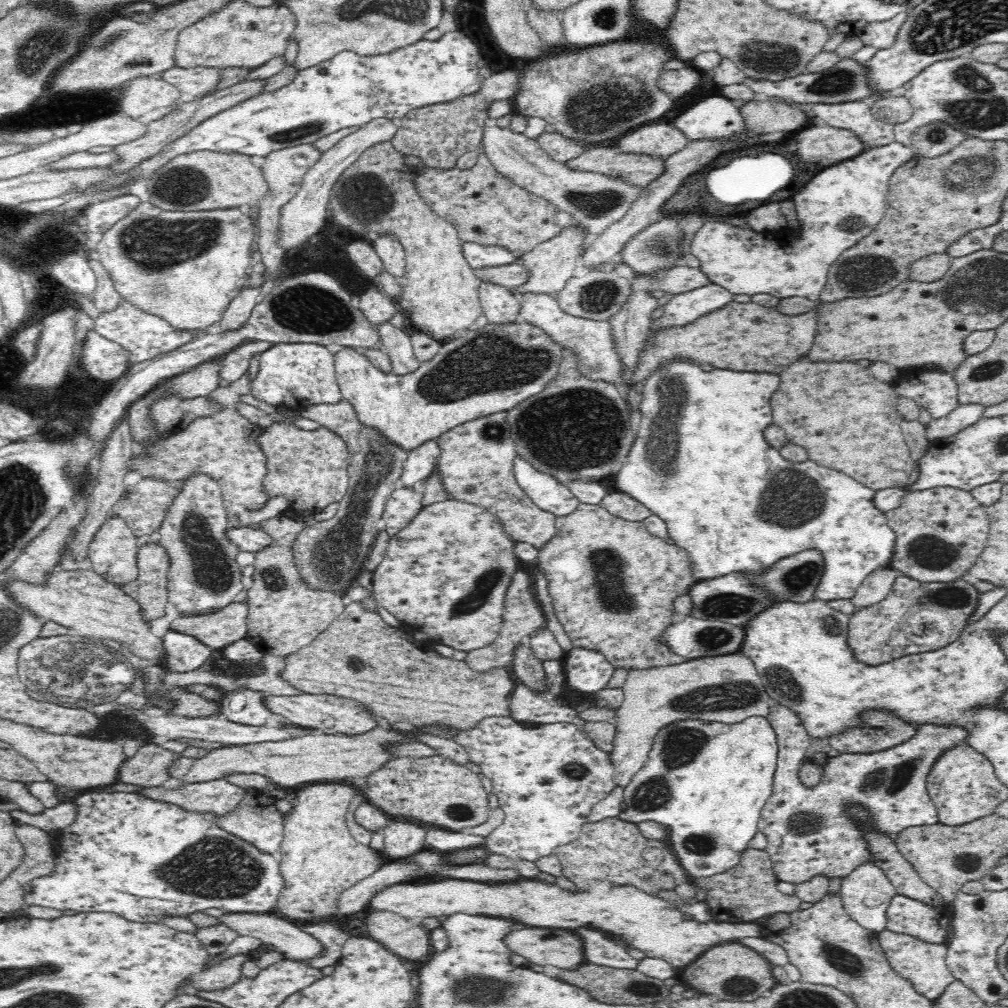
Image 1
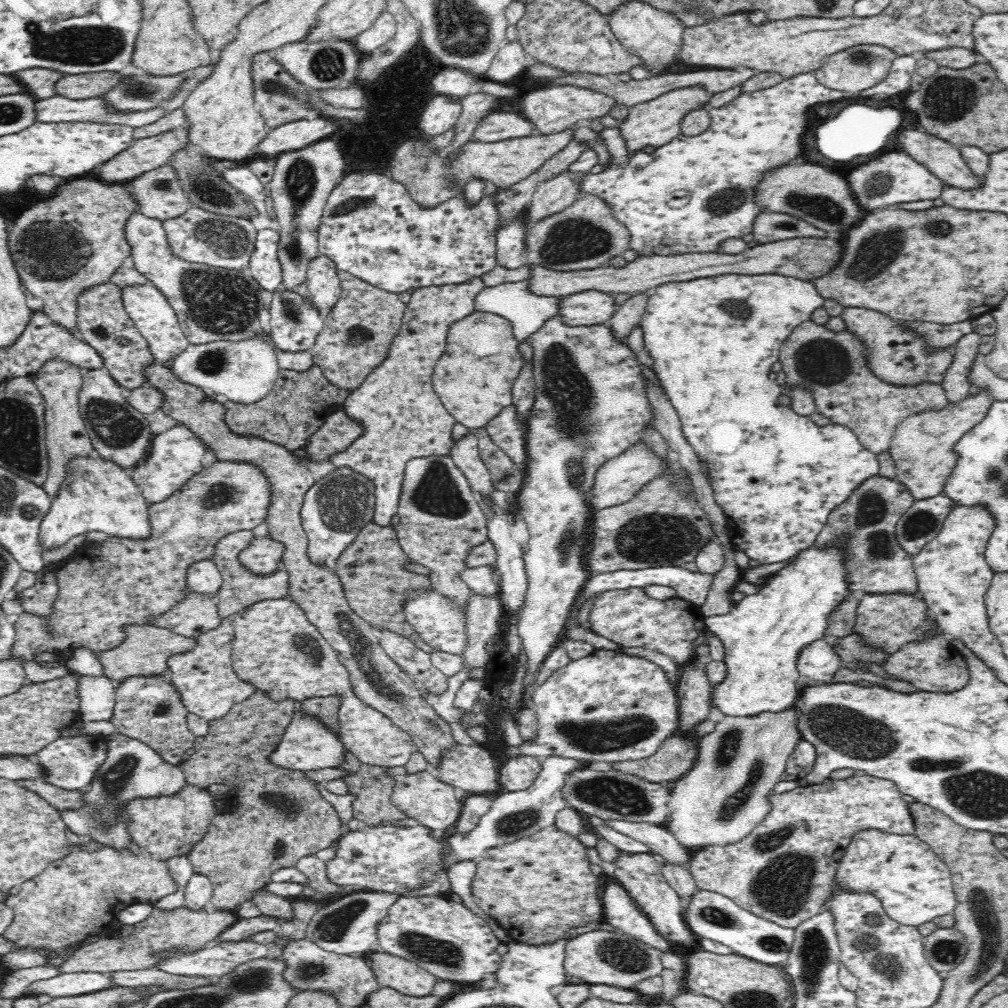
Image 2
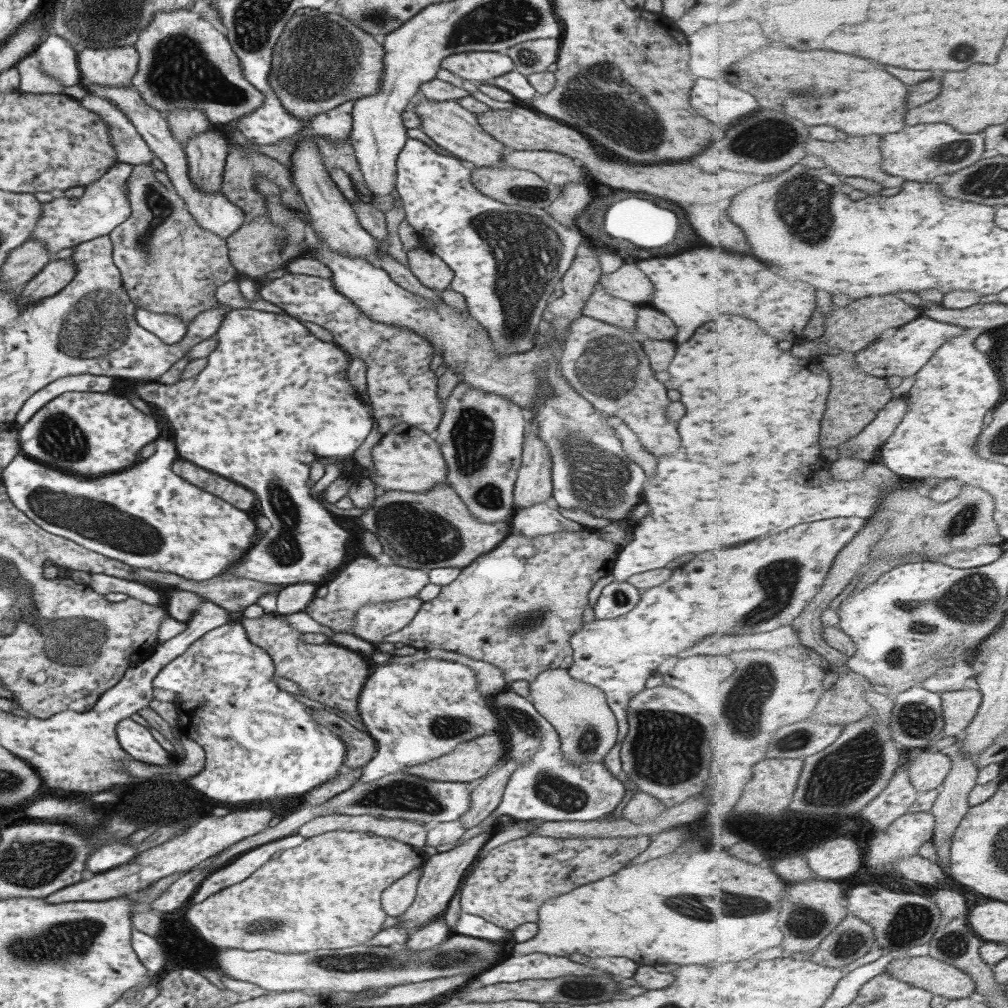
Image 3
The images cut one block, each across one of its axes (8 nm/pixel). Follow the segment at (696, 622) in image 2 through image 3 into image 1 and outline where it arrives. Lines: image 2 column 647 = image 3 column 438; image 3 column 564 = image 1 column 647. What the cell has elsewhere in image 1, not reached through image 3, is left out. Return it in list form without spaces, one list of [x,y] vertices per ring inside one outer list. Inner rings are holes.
[[[580,503],[579,507],[570,514],[556,517],[556,530],[554,538],[551,538],[544,545],[544,548],[540,550],[536,563],[538,563],[538,567],[544,571],[546,579],[550,581],[550,584],[548,584],[548,593],[550,593],[553,599],[554,613],[556,613],[558,621],[562,623],[562,627],[564,627],[563,630],[573,642],[573,646],[583,646],[584,648],[599,650],[612,666],[628,668],[629,670],[646,670],[686,662],[687,659],[676,656],[676,654],[668,649],[668,646],[660,641],[660,633],[664,633],[664,630],[673,624],[670,616],[675,612],[675,607],[673,606],[674,600],[680,596],[689,595],[691,587],[697,583],[691,572],[688,552],[680,550],[674,543],[668,544],[664,538],[658,538],[650,534],[643,522],[624,520],[623,518],[610,514],[610,511],[607,511],[601,504]]]

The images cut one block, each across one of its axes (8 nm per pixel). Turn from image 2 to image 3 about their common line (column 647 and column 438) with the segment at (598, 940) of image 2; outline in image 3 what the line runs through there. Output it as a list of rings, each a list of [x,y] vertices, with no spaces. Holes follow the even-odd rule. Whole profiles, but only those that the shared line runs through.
[[[452,933],[441,941],[421,952],[409,952],[403,948],[392,950],[385,946],[357,945],[348,946],[339,950],[316,950],[305,953],[280,952],[270,950],[223,950],[219,952],[219,966],[225,975],[235,980],[251,982],[257,986],[273,992],[289,992],[296,990],[313,990],[313,992],[327,992],[329,988],[339,988],[343,992],[361,992],[361,990],[375,990],[375,988],[389,988],[395,985],[413,984],[413,982],[423,982],[423,980],[435,980],[435,978],[447,978],[447,976],[457,976],[457,974],[477,974],[487,970],[491,964],[499,962],[501,958],[501,947],[497,941],[488,941],[483,938],[465,936],[463,934]]]

